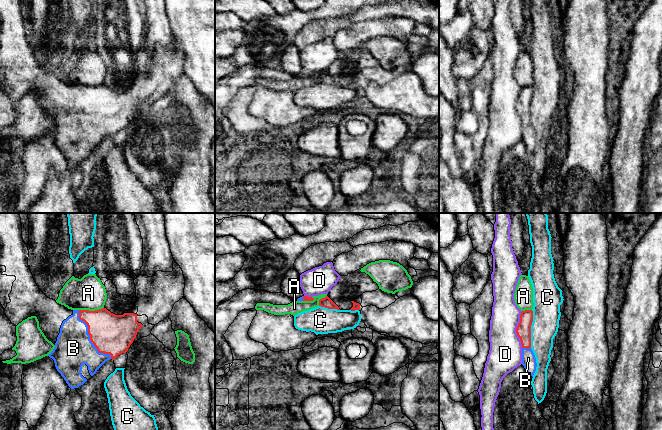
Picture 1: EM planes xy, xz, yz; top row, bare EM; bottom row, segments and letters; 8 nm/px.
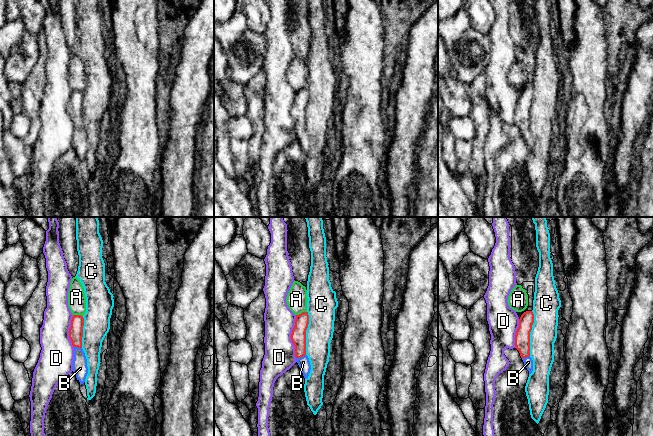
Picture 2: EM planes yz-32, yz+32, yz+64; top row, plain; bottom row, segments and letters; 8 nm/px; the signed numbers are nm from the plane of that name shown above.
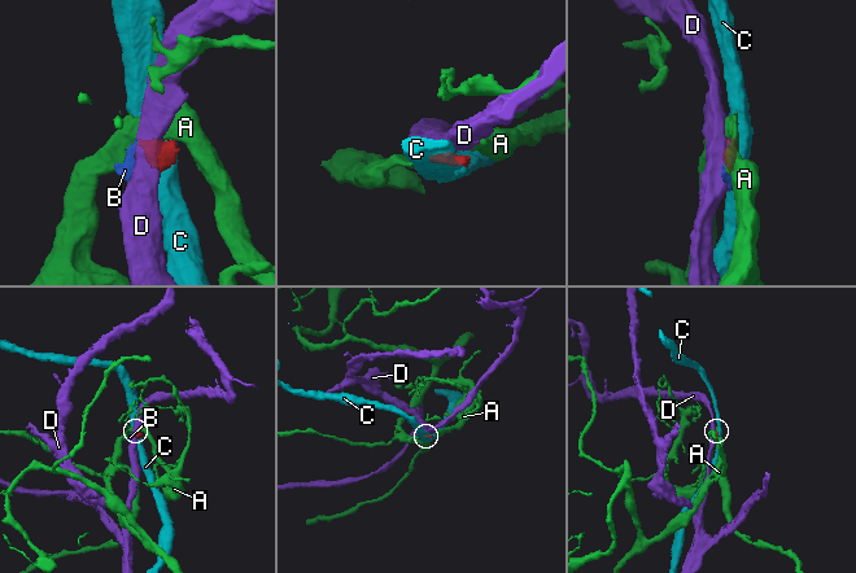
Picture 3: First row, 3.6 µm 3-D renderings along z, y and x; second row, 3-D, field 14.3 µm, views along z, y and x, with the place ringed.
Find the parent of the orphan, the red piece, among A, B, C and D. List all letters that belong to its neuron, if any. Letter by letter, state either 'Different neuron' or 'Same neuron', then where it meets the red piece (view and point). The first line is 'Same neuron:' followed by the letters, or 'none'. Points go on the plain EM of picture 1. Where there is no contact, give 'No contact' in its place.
Same neuron: B
A: Different neuron. Touches red at xy (91, 87)
B: Same neuron. Touches red at xy (90, 114)
C: Different neuron. Touches red at yz (530, 105)
D: Different neuron. Touches red at yz (516, 105)

